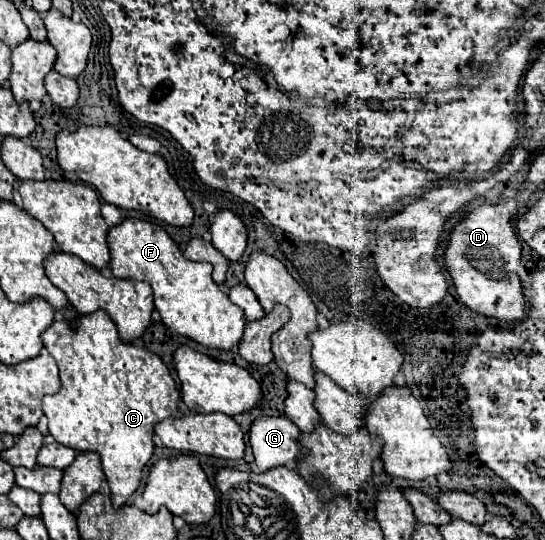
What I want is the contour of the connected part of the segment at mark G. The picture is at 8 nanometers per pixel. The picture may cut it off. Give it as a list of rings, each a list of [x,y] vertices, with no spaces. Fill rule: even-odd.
[[[286,415],[254,419],[250,427],[250,445],[258,469],[266,471],[296,461],[302,453],[296,443],[298,433],[300,429]]]

